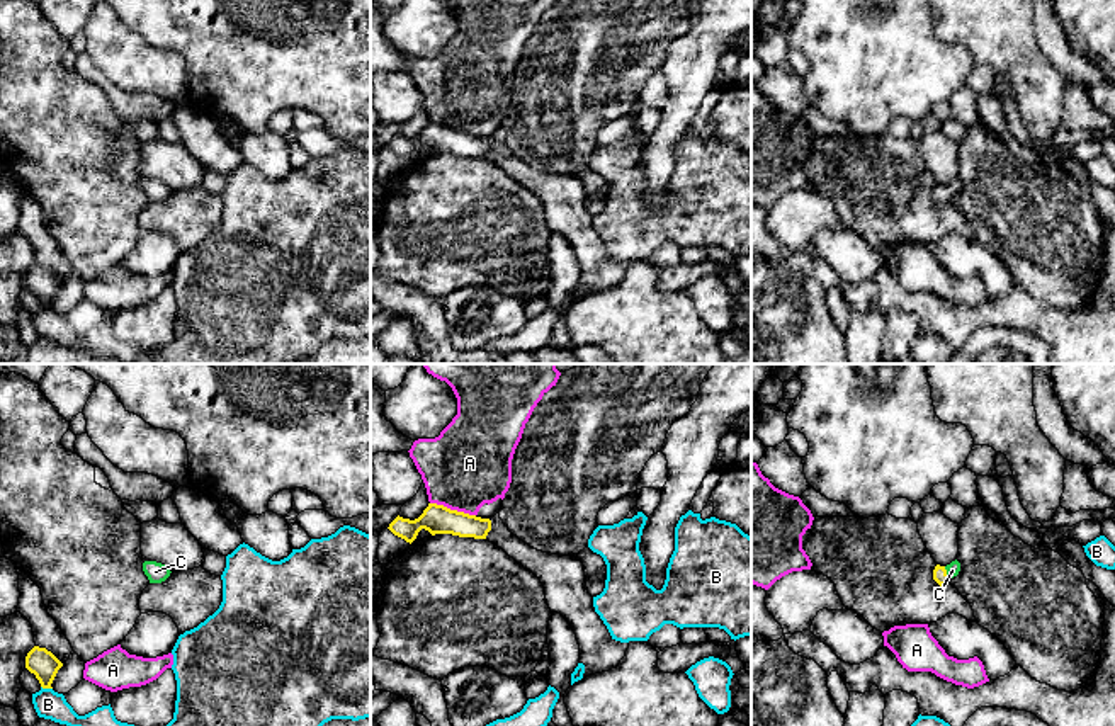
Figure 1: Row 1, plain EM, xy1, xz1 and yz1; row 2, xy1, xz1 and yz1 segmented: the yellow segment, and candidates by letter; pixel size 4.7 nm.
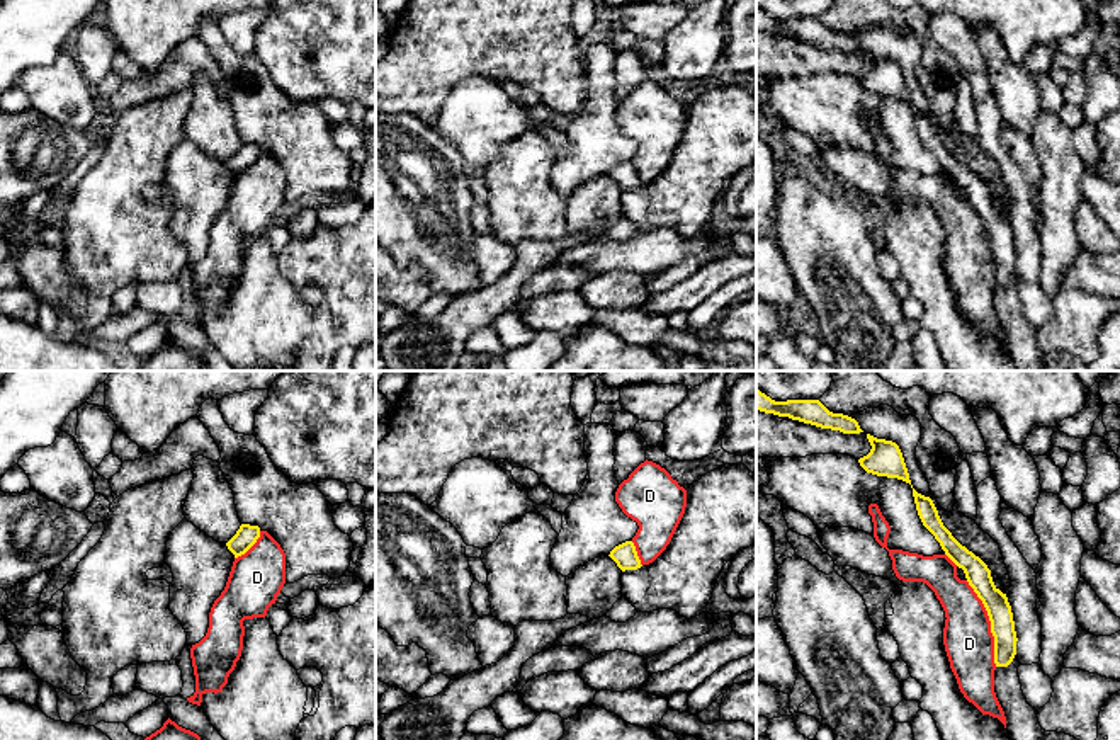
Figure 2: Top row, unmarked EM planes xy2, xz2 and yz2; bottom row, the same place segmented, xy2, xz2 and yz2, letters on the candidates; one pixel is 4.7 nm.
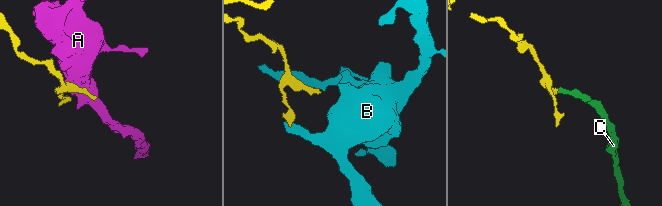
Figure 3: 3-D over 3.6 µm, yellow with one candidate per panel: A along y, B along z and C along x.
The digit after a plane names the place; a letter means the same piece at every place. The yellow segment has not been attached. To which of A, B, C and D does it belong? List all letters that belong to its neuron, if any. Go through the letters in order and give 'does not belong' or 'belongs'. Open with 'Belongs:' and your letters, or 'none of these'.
Belongs: C
A: does not belong
B: does not belong
C: belongs
D: does not belong

